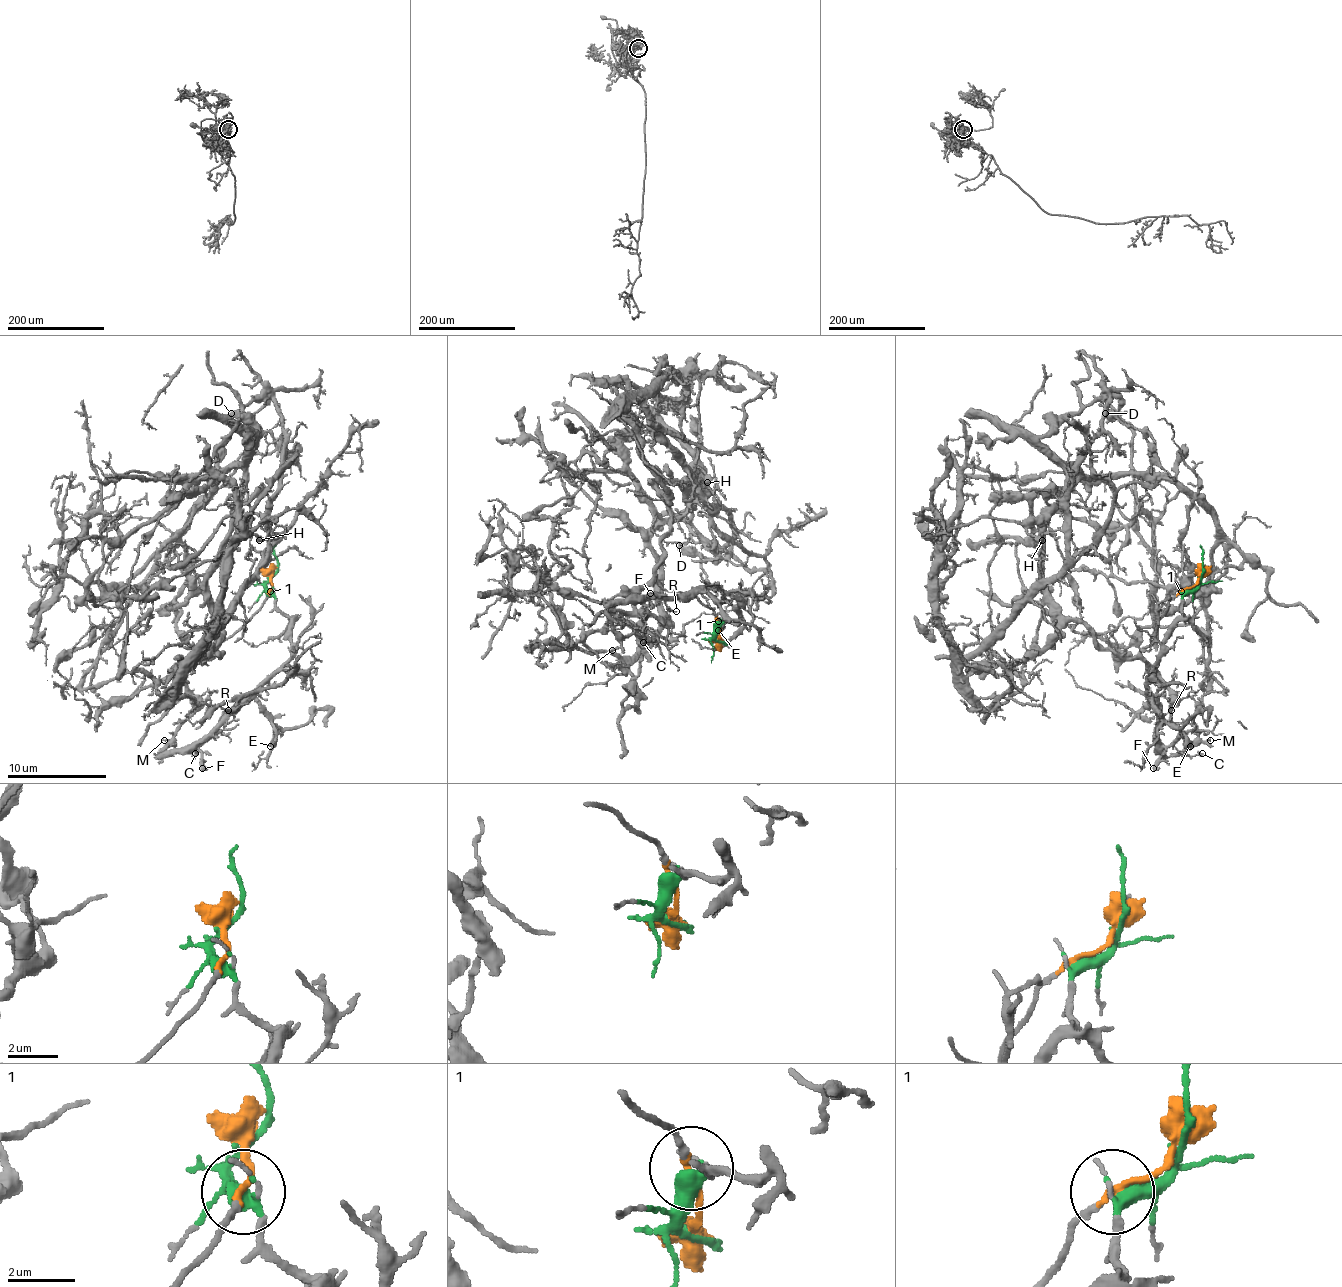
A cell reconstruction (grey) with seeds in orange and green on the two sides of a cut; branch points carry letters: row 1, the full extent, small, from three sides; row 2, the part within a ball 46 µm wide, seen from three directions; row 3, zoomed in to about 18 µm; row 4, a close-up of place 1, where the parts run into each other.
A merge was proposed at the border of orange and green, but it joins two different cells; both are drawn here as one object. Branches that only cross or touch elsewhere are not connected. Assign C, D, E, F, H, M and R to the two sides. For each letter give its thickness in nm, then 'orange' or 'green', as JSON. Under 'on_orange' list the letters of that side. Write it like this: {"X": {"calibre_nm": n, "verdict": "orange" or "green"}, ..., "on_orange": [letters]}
{"C": {"calibre_nm": 160, "verdict": "green"}, "D": {"calibre_nm": 500, "verdict": "orange"}, "E": {"calibre_nm": 460, "verdict": "green"}, "F": {"calibre_nm": 280, "verdict": "green"}, "H": {"calibre_nm": 420, "verdict": "orange"}, "M": {"calibre_nm": 100, "verdict": "green"}, "R": {"calibre_nm": 120, "verdict": "green"}, "on_orange": ["D", "H"]}

